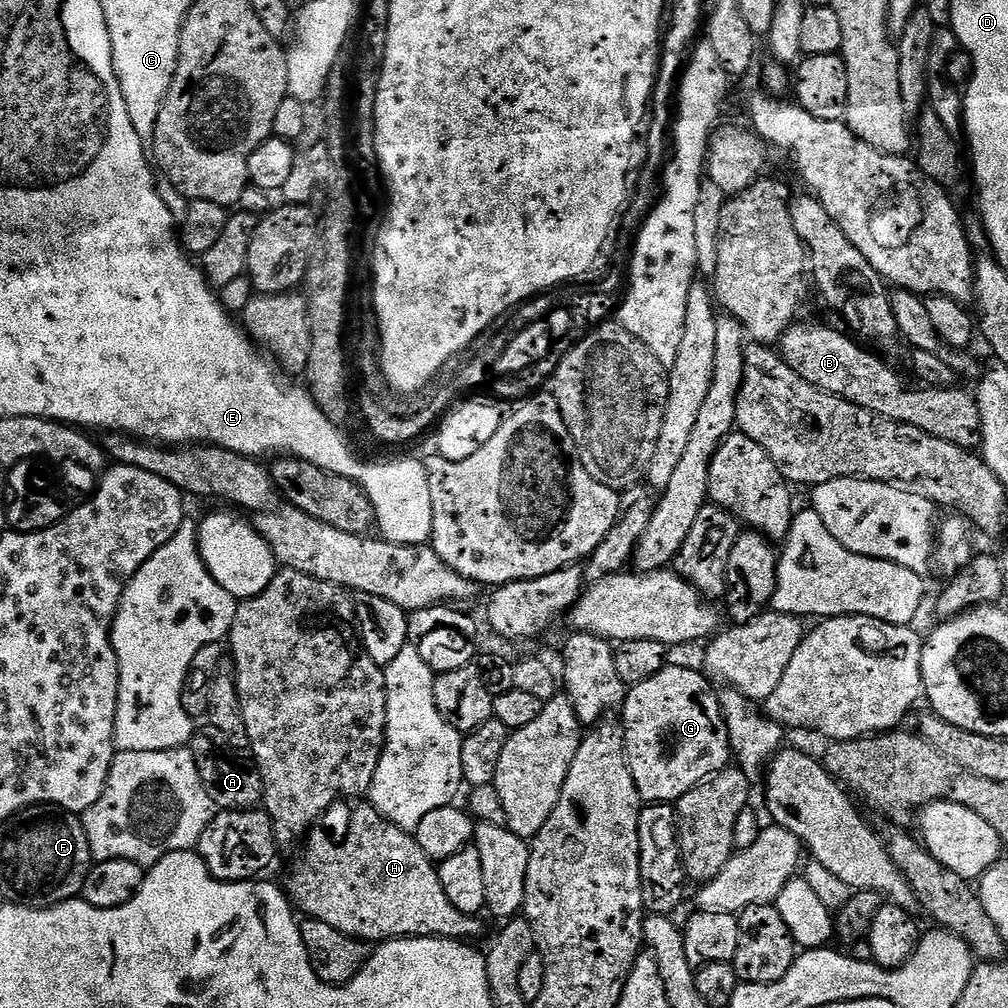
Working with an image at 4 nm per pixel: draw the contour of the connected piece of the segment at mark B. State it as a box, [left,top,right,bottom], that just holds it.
[778,323,981,450]

